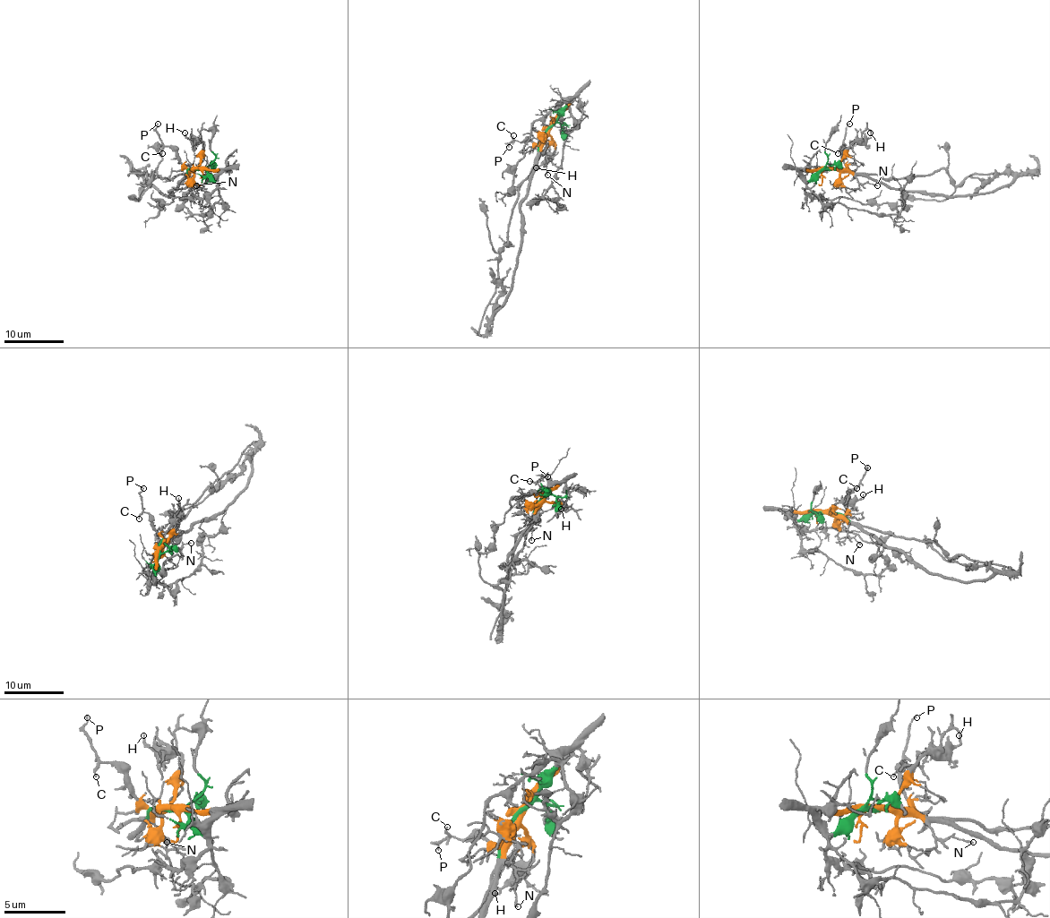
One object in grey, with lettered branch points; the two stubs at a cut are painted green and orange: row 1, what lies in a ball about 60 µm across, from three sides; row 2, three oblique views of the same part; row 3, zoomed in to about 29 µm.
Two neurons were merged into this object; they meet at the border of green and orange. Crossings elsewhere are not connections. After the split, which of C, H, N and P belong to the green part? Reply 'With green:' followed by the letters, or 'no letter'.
With green: no letter

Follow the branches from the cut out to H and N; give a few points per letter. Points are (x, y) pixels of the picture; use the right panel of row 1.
H: (829, 168), (836, 167), (844, 152), (854, 143), (866, 140), (871, 132)
N: (829, 168), (851, 173), (860, 184), (876, 184)

